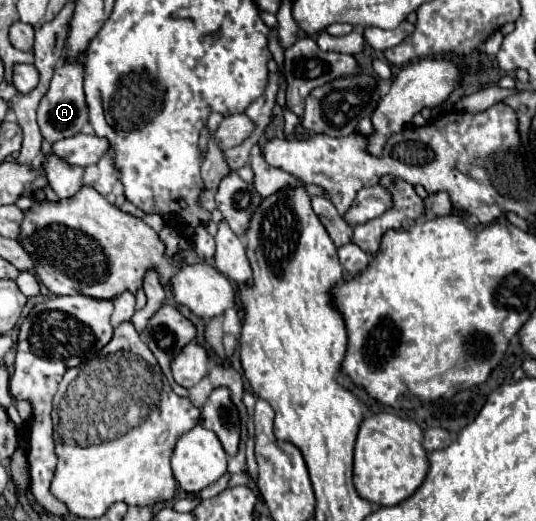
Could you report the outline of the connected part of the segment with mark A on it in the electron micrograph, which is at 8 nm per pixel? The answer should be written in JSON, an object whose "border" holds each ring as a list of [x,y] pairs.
{"border":[[[82,62],[62,64],[60,68],[54,70],[50,90],[40,100],[40,108],[38,108],[38,126],[48,144],[76,136],[82,130],[82,126],[88,122],[88,108],[86,108],[84,90],[82,90],[82,76],[84,76]]]}

